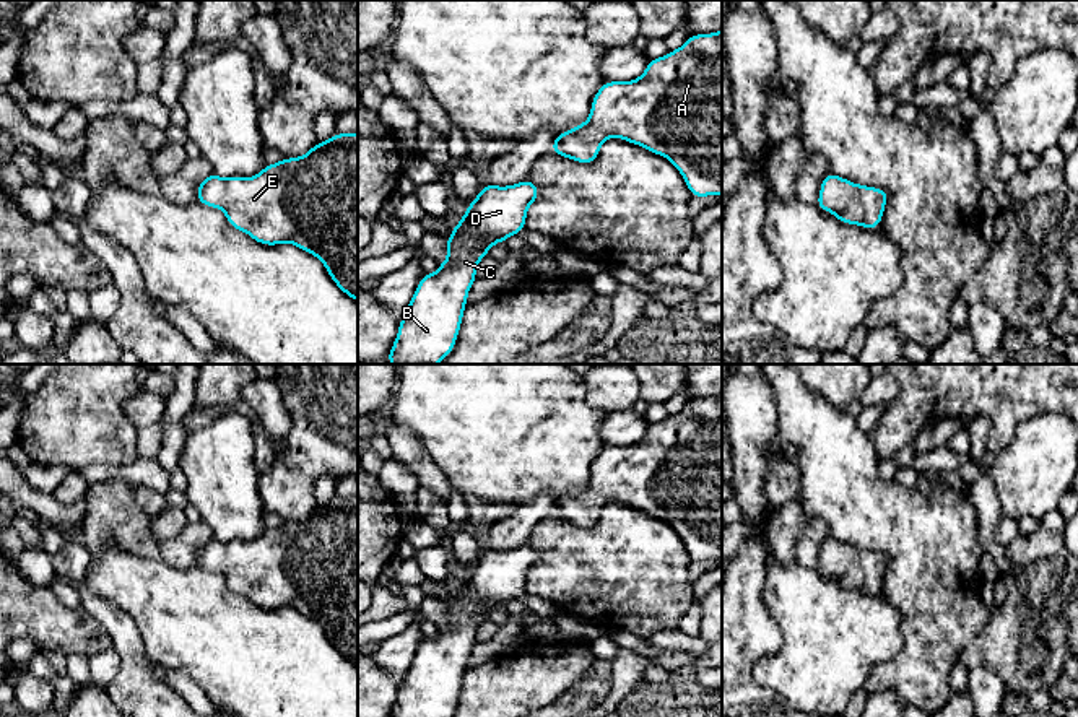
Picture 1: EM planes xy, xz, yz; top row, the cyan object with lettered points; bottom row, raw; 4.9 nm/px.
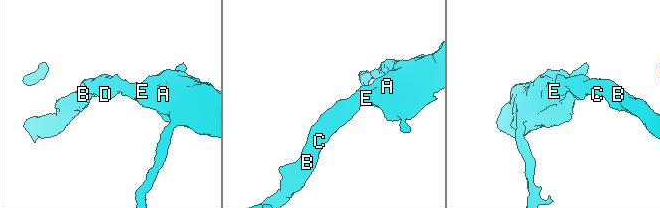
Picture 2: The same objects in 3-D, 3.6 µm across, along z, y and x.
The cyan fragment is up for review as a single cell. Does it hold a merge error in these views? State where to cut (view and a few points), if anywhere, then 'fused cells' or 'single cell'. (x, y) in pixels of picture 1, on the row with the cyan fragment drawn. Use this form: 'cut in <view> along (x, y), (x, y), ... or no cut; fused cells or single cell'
no cut; single cell

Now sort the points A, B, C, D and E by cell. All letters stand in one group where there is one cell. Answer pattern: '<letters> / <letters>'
A B C D E

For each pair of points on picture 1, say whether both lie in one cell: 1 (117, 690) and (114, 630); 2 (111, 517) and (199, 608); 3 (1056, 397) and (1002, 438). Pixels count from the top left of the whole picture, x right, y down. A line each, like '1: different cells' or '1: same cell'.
1: same cell
2: different cells
3: same cell

